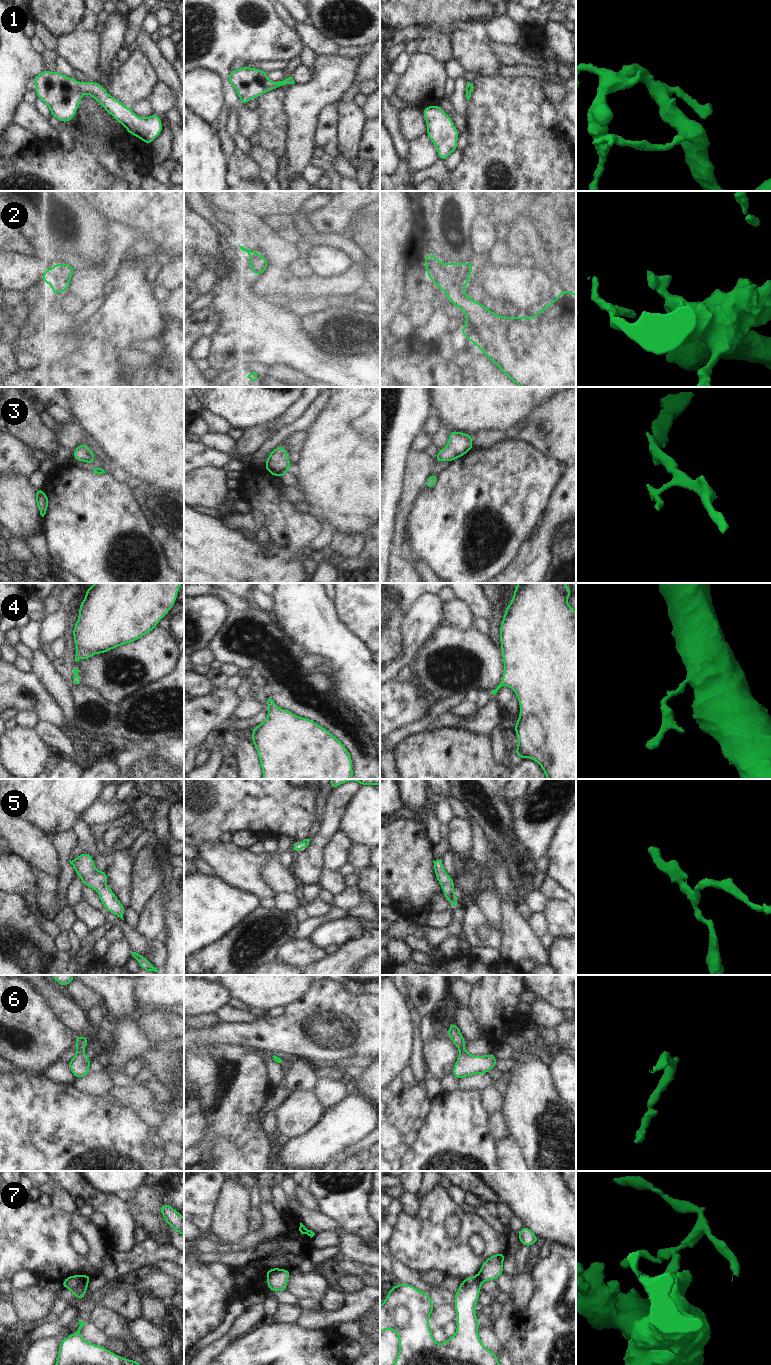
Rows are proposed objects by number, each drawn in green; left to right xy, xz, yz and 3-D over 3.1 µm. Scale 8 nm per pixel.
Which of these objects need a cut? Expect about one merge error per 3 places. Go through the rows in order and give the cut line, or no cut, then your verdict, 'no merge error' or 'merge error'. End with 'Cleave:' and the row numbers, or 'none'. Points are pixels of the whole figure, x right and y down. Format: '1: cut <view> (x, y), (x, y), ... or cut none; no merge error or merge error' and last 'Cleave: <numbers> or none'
1: cut none; no merge error
2: cut none; no merge error
3: cut none; no merge error
4: cut none; no merge error
5: cut none; no merge error
6: cut none; no merge error
7: cut yz (477, 1275), (482, 1281); merge error
Cleave: 7

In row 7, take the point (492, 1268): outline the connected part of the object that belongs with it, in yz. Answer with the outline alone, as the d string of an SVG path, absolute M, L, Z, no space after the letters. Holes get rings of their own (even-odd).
M500 1252L489 1257L481 1266L479 1278L482 1282L497 1280L503 1274L503 1260L505 1254Z

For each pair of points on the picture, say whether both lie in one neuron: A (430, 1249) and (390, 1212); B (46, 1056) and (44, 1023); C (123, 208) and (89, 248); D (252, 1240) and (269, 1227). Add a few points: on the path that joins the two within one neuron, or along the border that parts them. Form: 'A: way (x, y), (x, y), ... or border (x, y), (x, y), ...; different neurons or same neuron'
A: border (402, 1211), (393, 1219); different neurons
B: way (45, 1048), (45, 1031); same neuron
C: border (93, 206), (111, 221); different neurons
D: way (256, 1238), (265, 1231); same neuron

